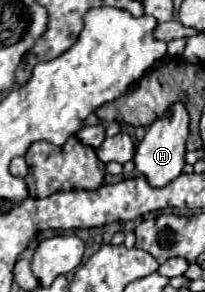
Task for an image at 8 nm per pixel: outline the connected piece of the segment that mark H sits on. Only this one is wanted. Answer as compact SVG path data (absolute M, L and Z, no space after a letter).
M175 102L167 108L163 116L159 116L149 128L145 138L141 140L137 152L135 152L135 166L139 172L143 172L151 186L163 188L173 178L177 178L185 166L185 142L189 136L189 114L183 102Z

